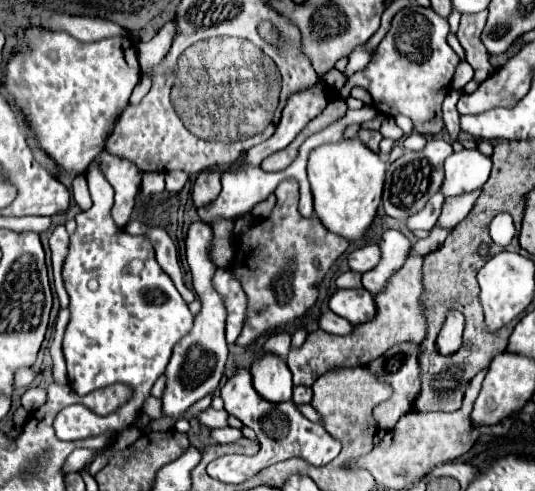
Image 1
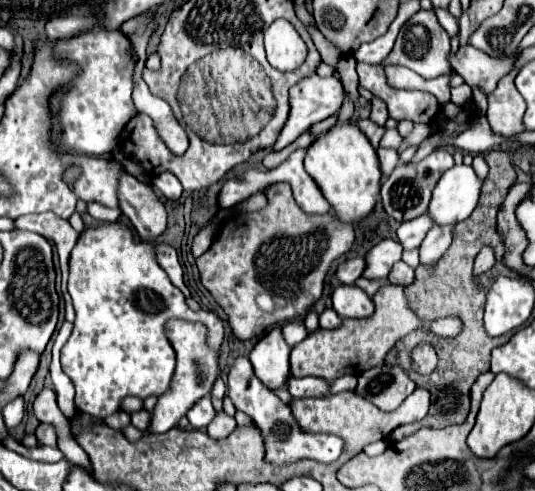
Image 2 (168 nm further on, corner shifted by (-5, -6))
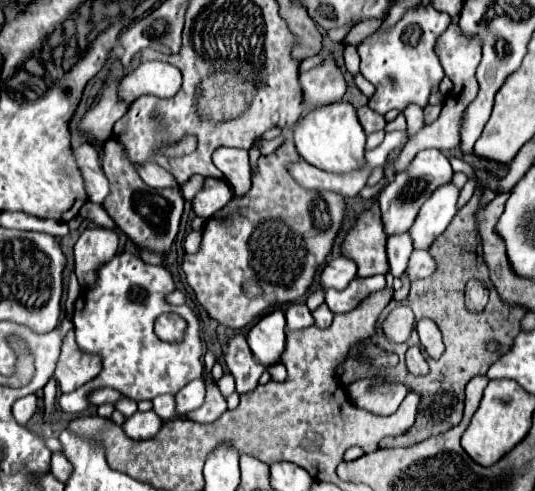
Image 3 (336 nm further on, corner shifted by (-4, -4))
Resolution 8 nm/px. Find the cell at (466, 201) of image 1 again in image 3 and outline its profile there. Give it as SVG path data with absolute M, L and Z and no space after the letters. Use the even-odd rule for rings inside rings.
M413 250L409 266L407 266L407 274L411 280L429 278L435 274L435 268L437 268L437 264L429 250Z

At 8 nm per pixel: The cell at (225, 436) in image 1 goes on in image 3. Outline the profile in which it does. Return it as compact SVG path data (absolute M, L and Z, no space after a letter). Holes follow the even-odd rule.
M213 382L211 386L207 386L207 396L205 396L205 404L203 408L187 414L187 418L195 420L195 422L203 422L203 424L211 424L215 422L223 412L227 412L227 402L221 396L217 384Z

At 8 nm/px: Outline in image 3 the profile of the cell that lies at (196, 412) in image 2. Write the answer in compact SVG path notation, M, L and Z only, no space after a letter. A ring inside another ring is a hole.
M195 380L195 382L187 384L181 392L177 392L175 400L177 400L177 410L179 410L181 416L193 412L195 408L201 408L203 400L205 400L205 384L203 384L203 380Z

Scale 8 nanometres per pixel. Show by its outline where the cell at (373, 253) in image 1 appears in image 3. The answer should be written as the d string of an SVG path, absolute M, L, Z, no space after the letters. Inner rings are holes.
M335 258L331 260L321 272L323 288L337 288L343 290L353 278L357 276L357 264L351 258Z

